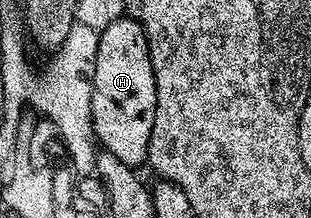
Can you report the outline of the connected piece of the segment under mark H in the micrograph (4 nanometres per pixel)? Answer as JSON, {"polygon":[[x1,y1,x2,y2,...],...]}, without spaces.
{"polygon":[[135,16,120,17,99,30,98,55,92,80,92,130,103,152,133,167,148,159,150,131,156,114,154,67,150,63,144,27]]}

